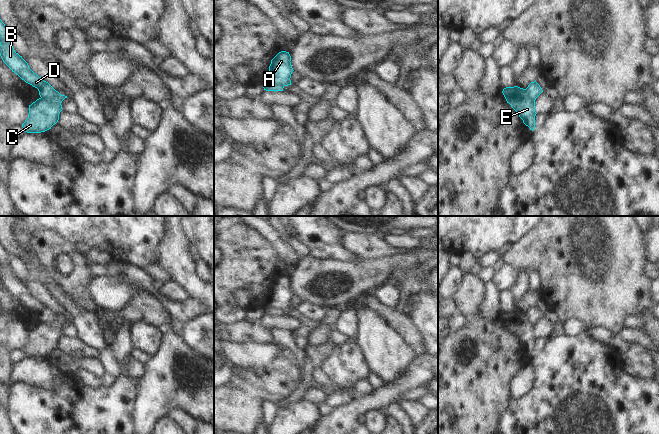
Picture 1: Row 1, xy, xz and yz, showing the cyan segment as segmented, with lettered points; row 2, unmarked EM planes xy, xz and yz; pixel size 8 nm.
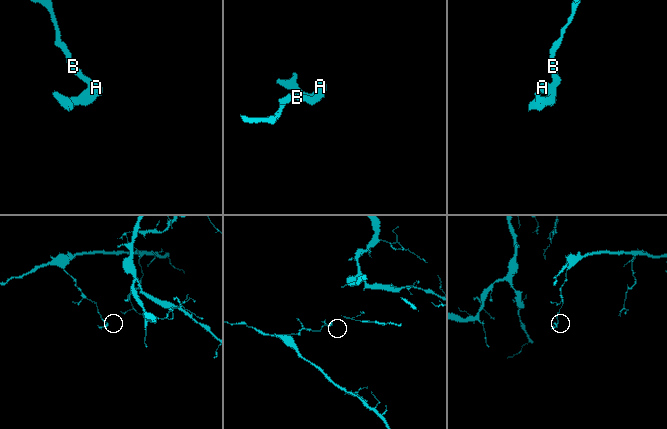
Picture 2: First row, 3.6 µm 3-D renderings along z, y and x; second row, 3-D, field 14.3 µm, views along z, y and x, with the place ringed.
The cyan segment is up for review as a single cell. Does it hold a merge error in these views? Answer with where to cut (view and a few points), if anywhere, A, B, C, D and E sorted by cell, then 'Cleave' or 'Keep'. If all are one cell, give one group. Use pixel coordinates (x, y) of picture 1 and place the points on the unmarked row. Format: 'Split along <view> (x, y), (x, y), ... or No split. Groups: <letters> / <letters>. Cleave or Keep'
Split along xy (56, 315), (50, 321), (41, 322). Groups: A C E / B D. Cleave

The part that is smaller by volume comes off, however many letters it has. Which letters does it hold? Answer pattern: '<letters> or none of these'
A, C, E

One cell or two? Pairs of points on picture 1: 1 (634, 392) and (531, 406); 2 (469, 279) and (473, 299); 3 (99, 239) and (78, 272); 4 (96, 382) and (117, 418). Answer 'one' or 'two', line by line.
1: one
2: one
3: two
4: two

